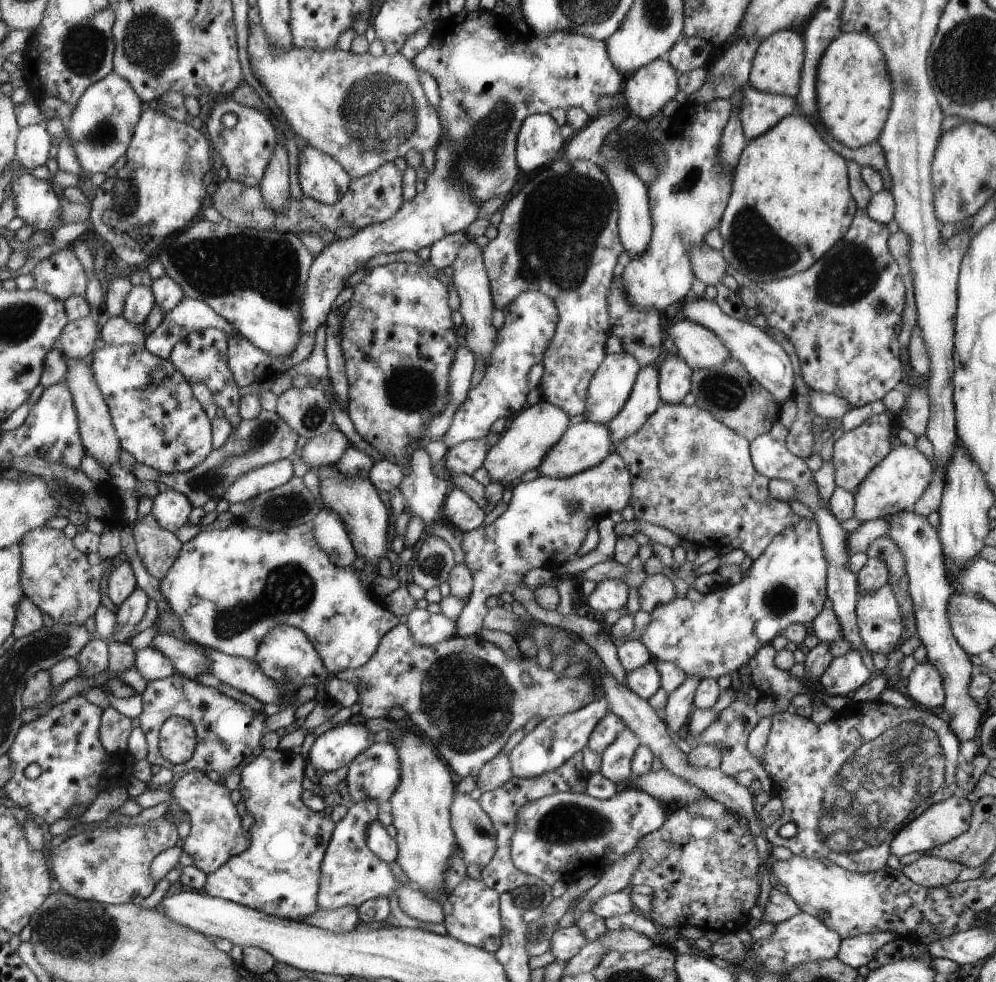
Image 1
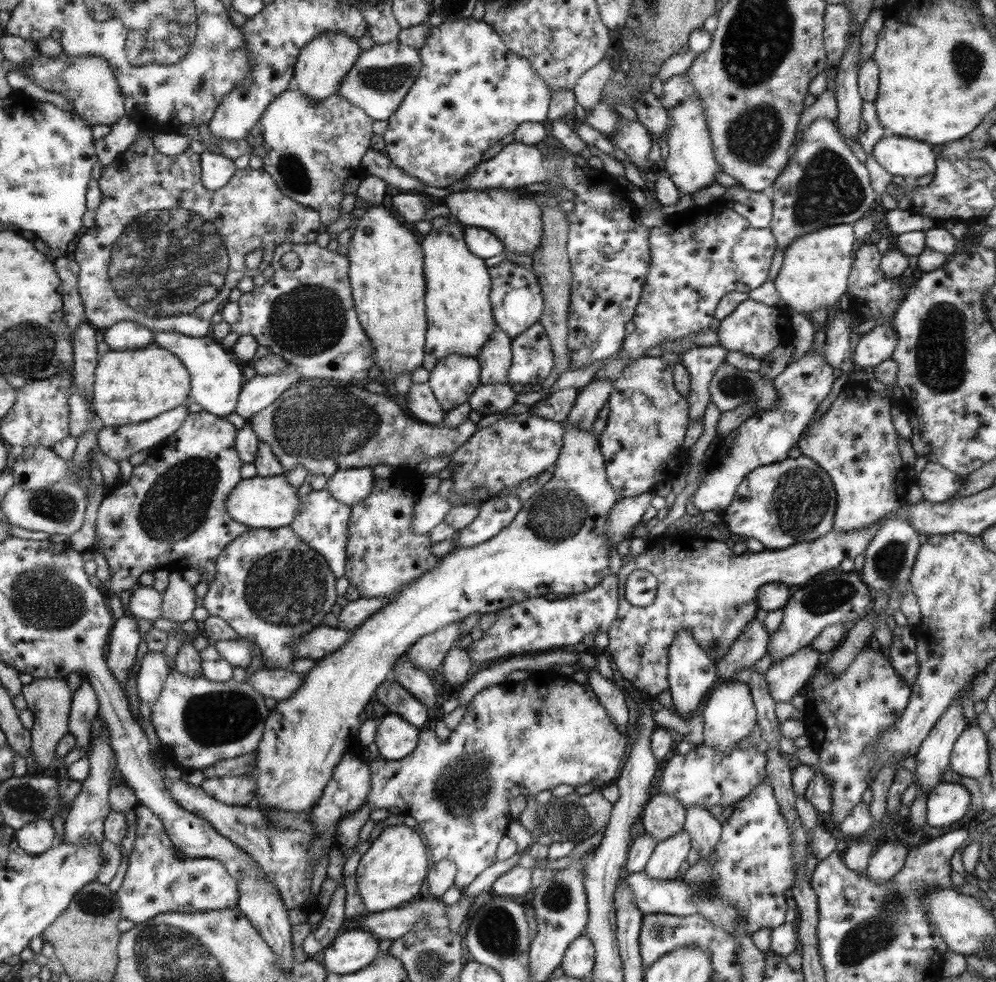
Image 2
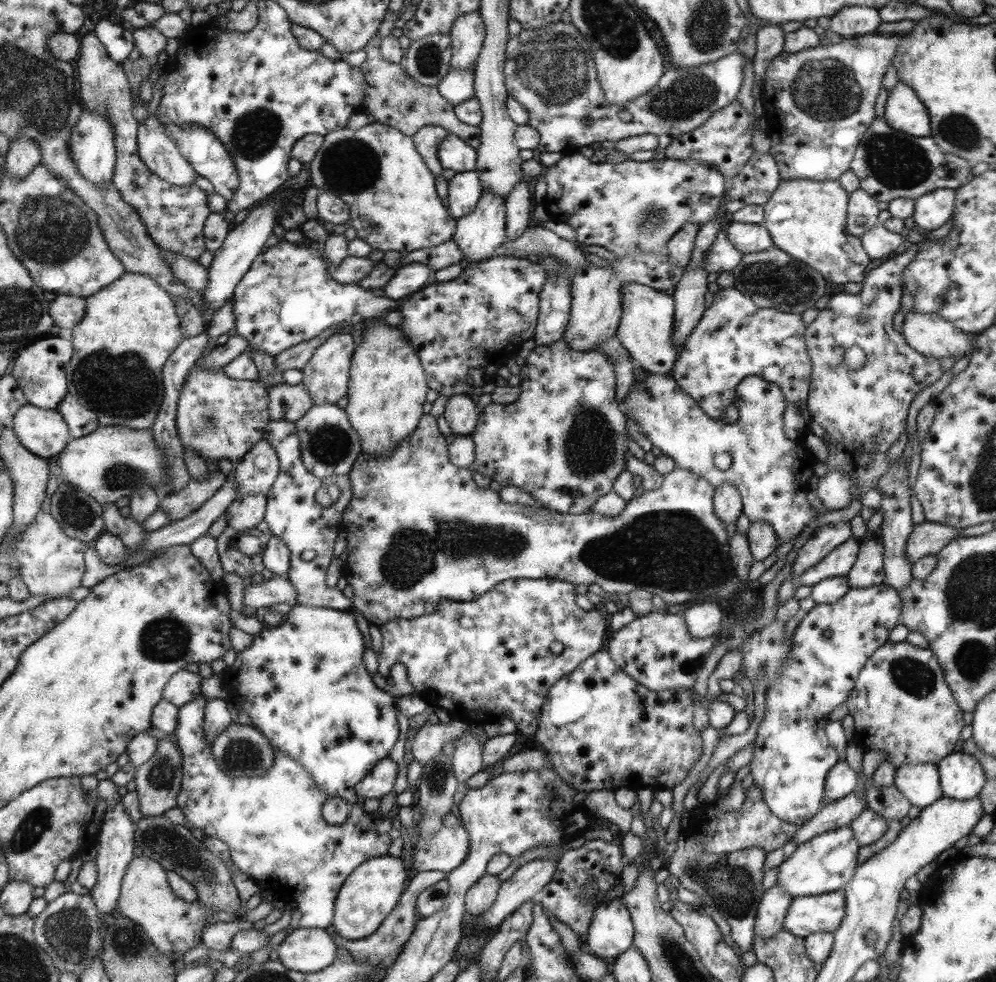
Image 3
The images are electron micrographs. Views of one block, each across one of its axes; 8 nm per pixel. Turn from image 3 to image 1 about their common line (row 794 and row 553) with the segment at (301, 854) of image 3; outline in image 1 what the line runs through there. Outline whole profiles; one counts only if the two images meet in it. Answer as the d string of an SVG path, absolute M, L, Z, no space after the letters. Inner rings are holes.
M237 519L232 521L224 530L200 530L200 533L185 542L179 550L176 562L169 568L166 576L161 578L159 588L166 597L166 600L168 600L171 609L180 615L186 638L204 649L214 649L230 656L244 657L248 660L252 660L256 656L259 646L263 642L263 638L270 630L278 625L290 625L303 630L307 634L307 637L311 639L328 672L335 675L346 669L358 668L370 661L376 649L379 648L383 636L394 629L401 621L397 616L388 612L388 610L382 610L382 606L372 598L372 594L370 594L370 598L368 598L368 590L366 590L364 584L360 582L360 574L358 574L355 569L354 574L352 574L352 569L352 565L337 567L331 561L330 556L324 552L324 549L319 545L319 541L315 537L312 522L304 523L300 526L288 527L280 532L266 532L265 530L258 530L254 527L246 526L241 519Z

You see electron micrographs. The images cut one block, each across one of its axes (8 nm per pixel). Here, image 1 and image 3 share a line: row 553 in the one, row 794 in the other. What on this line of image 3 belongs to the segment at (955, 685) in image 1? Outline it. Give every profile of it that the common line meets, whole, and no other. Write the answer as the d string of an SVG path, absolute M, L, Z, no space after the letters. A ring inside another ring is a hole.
M937 763L906 764L896 769L894 786L915 808L930 807L944 797Z

